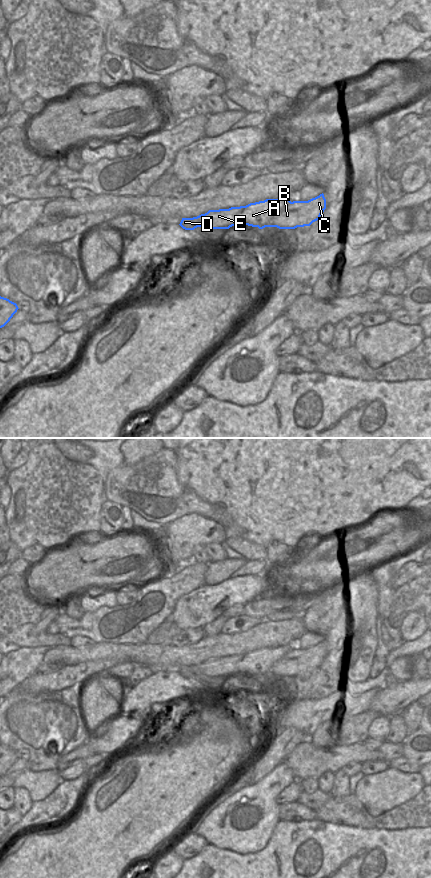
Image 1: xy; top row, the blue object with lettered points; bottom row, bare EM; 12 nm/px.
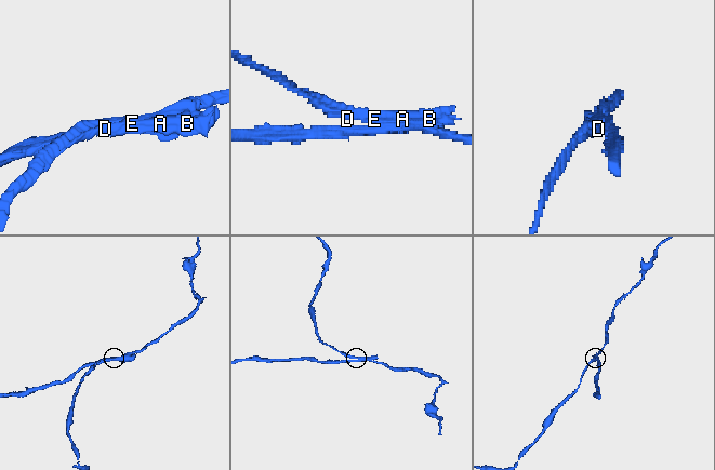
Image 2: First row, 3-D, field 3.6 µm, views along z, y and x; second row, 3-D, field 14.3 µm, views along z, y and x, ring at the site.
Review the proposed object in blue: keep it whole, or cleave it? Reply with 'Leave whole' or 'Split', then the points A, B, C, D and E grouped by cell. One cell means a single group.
Split. Groups: A D E / B C

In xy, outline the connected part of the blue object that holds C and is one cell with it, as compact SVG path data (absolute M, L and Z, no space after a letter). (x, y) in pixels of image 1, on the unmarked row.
M323 641L308 649L293 649L276 663L269 660L267 675L295 677L310 674L320 667L325 657L326 647Z

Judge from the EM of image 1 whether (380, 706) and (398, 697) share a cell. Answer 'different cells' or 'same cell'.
same cell

